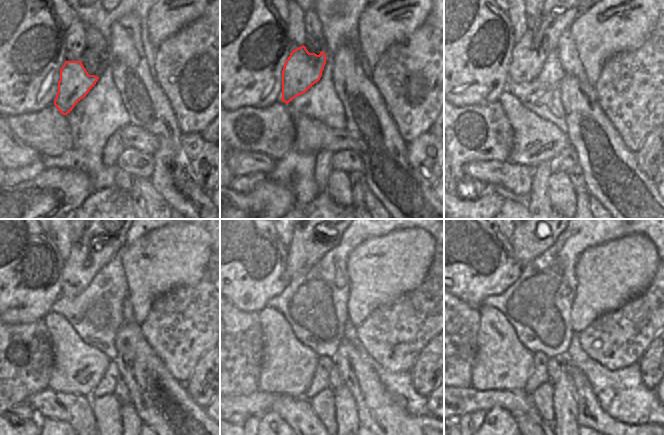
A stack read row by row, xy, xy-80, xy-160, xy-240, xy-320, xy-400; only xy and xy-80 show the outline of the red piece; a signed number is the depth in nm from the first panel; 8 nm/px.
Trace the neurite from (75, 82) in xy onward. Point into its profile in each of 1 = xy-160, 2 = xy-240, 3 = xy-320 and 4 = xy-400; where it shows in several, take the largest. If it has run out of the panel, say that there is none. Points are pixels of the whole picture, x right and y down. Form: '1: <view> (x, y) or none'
1: xy-160 (529, 54)
2: xy-240 (86, 258)
3: xy-320 (306, 249)
4: xy-400 (527, 245)

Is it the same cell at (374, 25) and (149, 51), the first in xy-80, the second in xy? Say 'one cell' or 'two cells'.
two cells

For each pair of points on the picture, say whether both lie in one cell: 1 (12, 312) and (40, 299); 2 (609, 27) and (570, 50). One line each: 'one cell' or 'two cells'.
1: one cell
2: two cells

